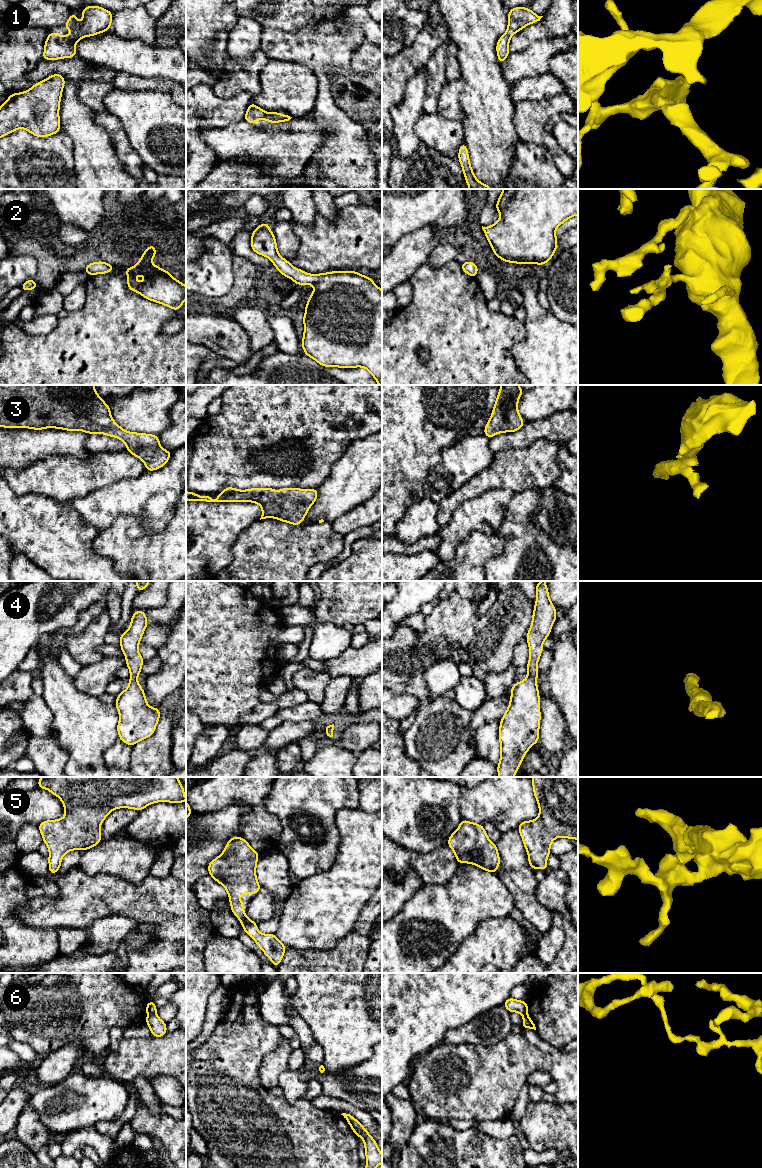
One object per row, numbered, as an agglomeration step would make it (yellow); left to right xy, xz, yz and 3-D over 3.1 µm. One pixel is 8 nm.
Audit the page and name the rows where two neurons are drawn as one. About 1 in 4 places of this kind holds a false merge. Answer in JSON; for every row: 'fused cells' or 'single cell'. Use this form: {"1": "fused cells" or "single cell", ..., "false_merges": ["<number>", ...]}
{"1": "single cell", "2": "single cell", "3": "single cell", "4": "single cell", "5": "single cell", "6": "fused cells", "false_merges": ["6"]}

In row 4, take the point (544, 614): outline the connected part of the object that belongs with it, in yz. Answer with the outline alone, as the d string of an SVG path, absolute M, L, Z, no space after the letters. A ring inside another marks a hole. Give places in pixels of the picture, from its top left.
M546 581L535 585L537 598L526 635L530 651L526 666L528 676L512 686L510 703L500 722L498 777L514 777L527 751L539 742L541 713L537 664L544 650L543 642L551 633L557 614Z

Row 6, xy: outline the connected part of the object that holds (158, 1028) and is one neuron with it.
M156 1013L147 1016L146 1024L150 1028L153 1037L162 1037L168 1032L166 1022L162 1021Z

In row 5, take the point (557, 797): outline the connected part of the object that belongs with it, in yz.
M532 777L533 793L539 805L539 817L523 821L518 830L533 869L547 870L547 857L554 839L565 837L578 840L578 777Z

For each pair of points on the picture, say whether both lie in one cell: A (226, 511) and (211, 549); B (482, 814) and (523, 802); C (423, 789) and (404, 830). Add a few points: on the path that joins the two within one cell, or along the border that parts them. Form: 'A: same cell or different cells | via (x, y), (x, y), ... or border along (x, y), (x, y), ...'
A: same cell | via (222, 520), (211, 531), (211, 540)
B: same cell | via (492, 804), (494, 802), (513, 802)
C: same cell | via (423, 799), (423, 811), (414, 820)

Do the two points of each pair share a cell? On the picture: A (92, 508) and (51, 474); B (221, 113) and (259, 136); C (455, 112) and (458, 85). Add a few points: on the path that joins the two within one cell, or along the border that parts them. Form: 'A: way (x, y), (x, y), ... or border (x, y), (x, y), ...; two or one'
A: border (100, 487), (69, 502); two
B: border (243, 119), (223, 127), (212, 128); two
C: way (453, 105), (453, 92); one

